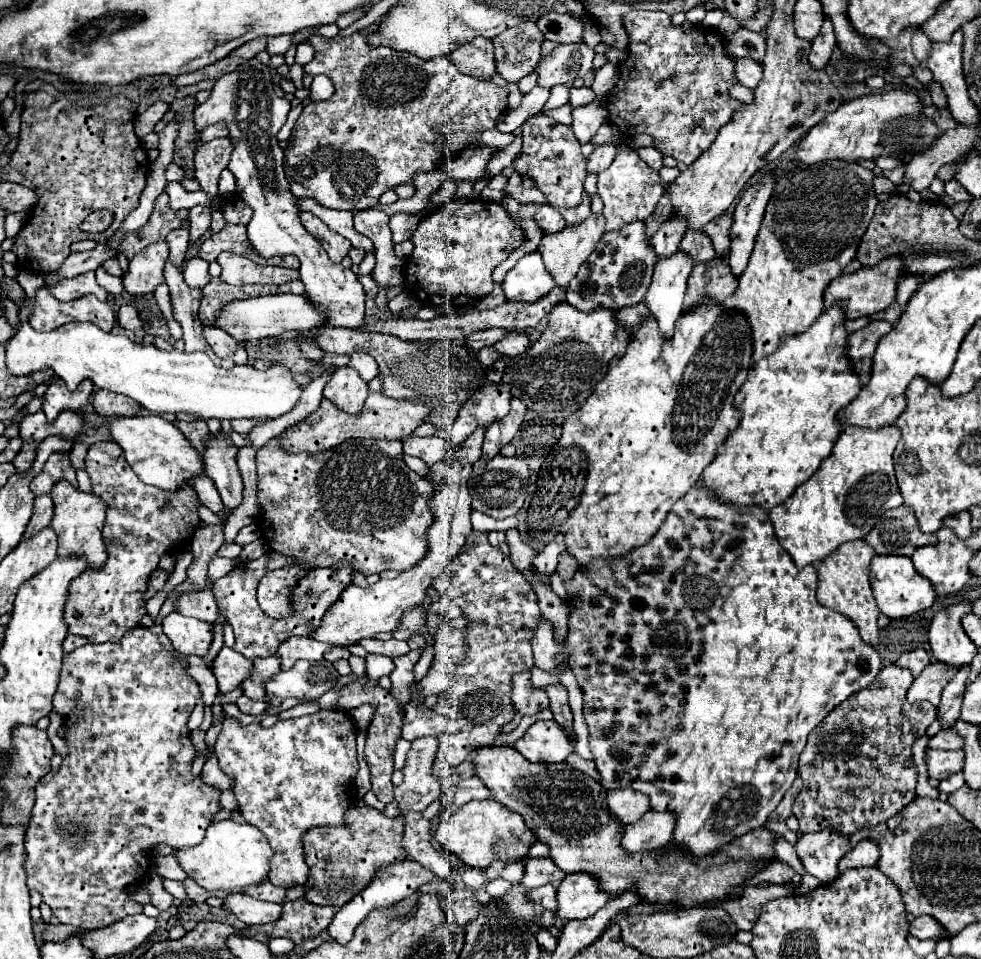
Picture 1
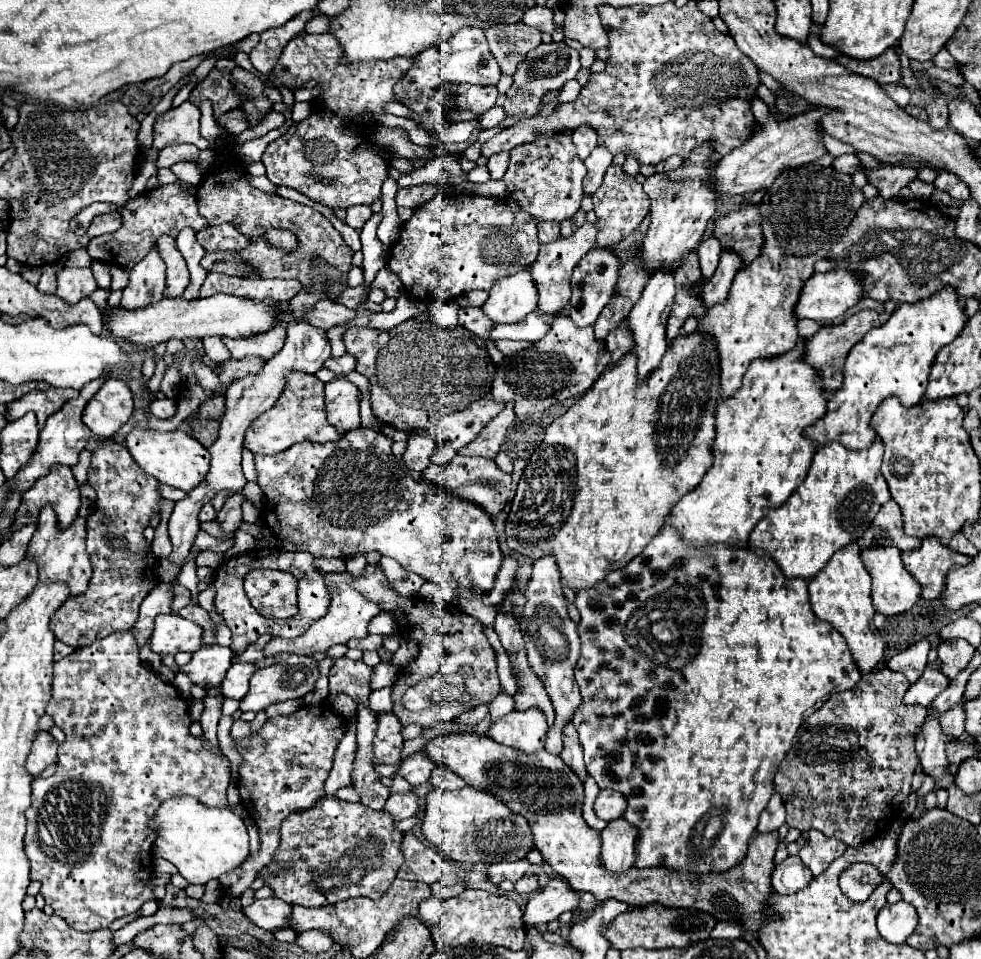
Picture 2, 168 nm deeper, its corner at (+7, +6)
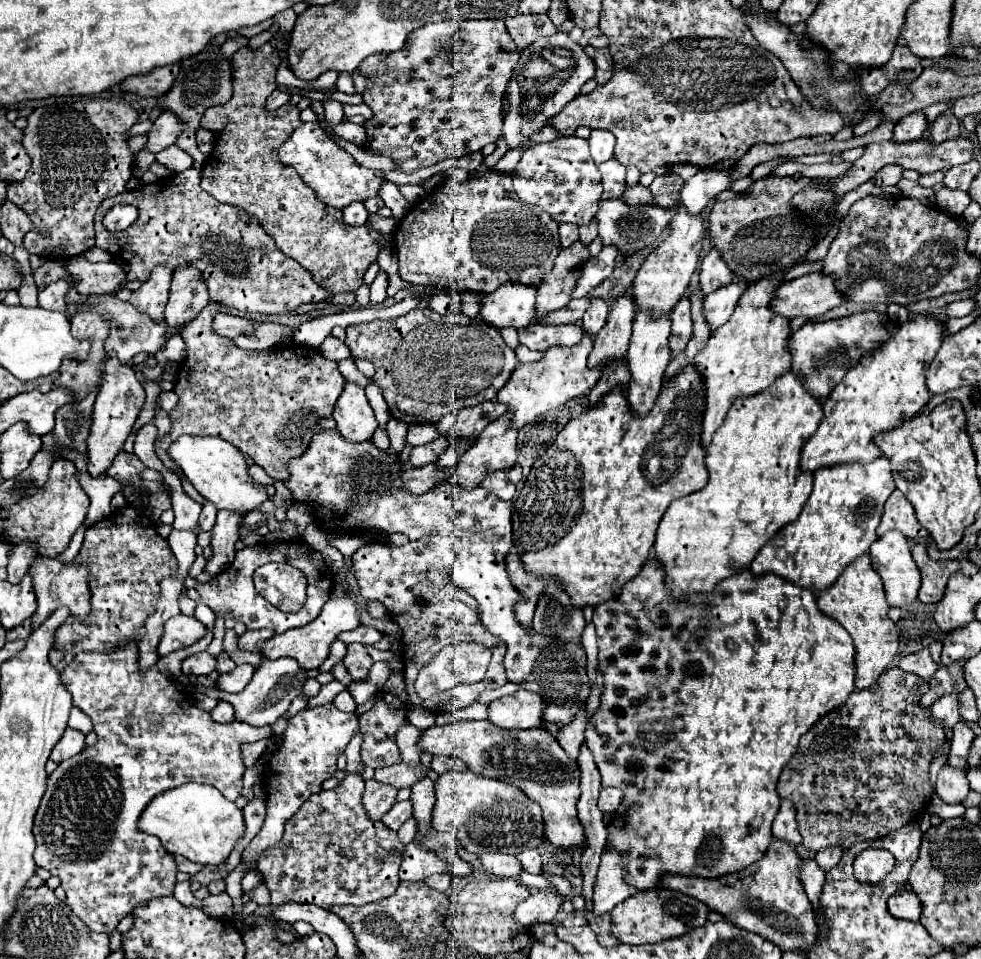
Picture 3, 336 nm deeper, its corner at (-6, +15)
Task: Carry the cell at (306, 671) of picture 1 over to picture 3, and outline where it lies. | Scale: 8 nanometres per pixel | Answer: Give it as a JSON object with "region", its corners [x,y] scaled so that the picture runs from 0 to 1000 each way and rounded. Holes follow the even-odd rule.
{"region":[[[288,685],[288,687],[280,687],[280,689],[274,689],[270,687],[266,691],[266,696],[260,700],[256,712],[252,712],[252,716],[246,721],[246,723],[240,723],[240,725],[233,725],[233,723],[225,723],[223,718],[217,718],[217,721],[209,721],[211,725],[217,725],[219,729],[221,727],[227,727],[231,733],[238,735],[240,739],[240,752],[246,752],[246,754],[252,754],[256,758],[268,758],[268,756],[278,756],[297,735],[297,731],[307,723],[307,716],[309,712],[313,710],[313,700],[307,698],[299,687],[295,685]]]}

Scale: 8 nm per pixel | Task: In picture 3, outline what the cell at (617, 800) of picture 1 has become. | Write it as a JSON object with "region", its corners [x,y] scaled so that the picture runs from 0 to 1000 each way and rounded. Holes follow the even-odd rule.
{"region":[[[617,821],[613,823],[613,829],[611,829],[611,837],[609,842],[613,844],[613,848],[627,848],[633,839],[633,833],[635,833],[635,825],[633,823],[627,823],[627,821]]]}

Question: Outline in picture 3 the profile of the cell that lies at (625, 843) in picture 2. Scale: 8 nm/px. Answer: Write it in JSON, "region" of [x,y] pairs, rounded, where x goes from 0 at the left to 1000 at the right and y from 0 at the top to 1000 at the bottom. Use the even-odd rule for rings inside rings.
{"region":[[[617,885],[604,931],[604,950],[611,954],[621,952],[629,942],[637,940],[645,931],[649,931],[649,927],[637,921],[631,889],[623,889]]]}

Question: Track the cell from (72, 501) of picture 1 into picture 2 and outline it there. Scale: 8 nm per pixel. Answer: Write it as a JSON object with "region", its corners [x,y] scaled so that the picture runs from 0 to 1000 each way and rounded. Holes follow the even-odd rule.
{"region":[[[49,526],[41,532],[41,540],[39,540],[39,551],[31,563],[29,576],[27,578],[35,578],[39,582],[39,599],[41,603],[49,603],[49,605],[63,605],[71,611],[71,619],[84,619],[92,607],[92,599],[94,599],[94,586],[92,580],[88,578],[88,540],[77,538],[73,548],[69,551],[61,551],[59,542],[57,542],[57,534],[55,530]]]}

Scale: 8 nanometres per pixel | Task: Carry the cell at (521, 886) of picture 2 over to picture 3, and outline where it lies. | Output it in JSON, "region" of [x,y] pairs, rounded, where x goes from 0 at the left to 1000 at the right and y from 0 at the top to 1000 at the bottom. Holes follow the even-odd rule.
{"region":[[[537,885],[527,892],[531,904],[539,910],[551,910],[551,892],[547,885]]]}

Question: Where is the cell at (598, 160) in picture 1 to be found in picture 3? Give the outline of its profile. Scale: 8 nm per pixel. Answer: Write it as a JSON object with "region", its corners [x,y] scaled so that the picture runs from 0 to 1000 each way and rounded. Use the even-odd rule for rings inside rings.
{"region":[[[623,166],[623,168],[617,168],[615,172],[611,172],[611,178],[615,182],[613,208],[631,208],[637,197],[637,174],[629,166]]]}

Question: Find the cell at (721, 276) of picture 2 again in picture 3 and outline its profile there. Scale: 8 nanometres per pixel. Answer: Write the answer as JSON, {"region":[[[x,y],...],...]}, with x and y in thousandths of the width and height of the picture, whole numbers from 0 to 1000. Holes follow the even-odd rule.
{"region":[[[747,289],[747,295],[739,297],[737,301],[725,306],[725,308],[719,308],[717,312],[717,331],[725,343],[725,347],[729,343],[733,343],[747,326],[753,310],[757,308],[757,301],[761,297],[757,293],[751,293],[751,289]]]}

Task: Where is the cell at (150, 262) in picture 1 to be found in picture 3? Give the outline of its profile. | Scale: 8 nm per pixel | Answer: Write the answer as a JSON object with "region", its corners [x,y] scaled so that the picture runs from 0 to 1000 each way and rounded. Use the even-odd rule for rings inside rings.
{"region":[[[162,276],[156,281],[154,289],[134,306],[131,316],[146,322],[156,335],[166,335],[166,324],[172,312],[172,297],[174,297],[174,287],[176,283]]]}

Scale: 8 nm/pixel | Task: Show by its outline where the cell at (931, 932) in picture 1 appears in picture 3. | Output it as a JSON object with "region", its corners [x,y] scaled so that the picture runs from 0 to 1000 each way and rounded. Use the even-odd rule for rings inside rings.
{"region":[[[918,927],[912,933],[908,933],[904,940],[904,948],[914,958],[937,960],[939,956],[939,940],[931,929],[925,929],[925,927]]]}

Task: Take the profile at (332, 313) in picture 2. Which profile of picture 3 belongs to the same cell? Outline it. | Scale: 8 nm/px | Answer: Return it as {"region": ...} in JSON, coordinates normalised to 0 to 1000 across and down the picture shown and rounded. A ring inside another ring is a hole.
{"region":[[[191,176],[173,187],[144,193],[113,205],[99,218],[99,258],[134,276],[129,293],[150,293],[158,276],[168,274],[172,281],[195,276],[207,285],[215,314],[254,326],[295,326],[305,318],[337,310],[337,306],[323,297],[303,272],[282,260],[278,247],[270,243],[260,226],[244,216],[223,212],[215,203],[211,203],[211,208],[205,205],[209,199],[205,197],[201,182],[201,176]],[[121,212],[140,216],[142,226],[131,239],[113,243],[103,235],[103,222]]]}

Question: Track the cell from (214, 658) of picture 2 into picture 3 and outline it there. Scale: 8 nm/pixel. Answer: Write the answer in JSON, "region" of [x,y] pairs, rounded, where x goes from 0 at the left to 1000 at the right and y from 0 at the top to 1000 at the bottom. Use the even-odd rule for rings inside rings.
{"region":[[[211,679],[193,683],[193,685],[185,691],[185,700],[187,700],[189,704],[213,704],[217,698],[219,698],[219,685],[213,683]]]}

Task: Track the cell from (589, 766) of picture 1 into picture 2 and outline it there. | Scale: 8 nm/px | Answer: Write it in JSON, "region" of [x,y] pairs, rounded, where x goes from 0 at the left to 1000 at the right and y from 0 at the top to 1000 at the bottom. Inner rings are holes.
{"region":[[[552,580],[544,584],[544,594],[534,619],[538,628],[534,632],[530,657],[536,669],[538,690],[546,701],[546,705],[550,707],[550,711],[557,715],[557,722],[567,742],[567,753],[559,763],[557,782],[563,786],[571,786],[573,784],[571,765],[575,761],[575,755],[583,751],[583,745],[593,728],[585,709],[585,694],[591,684],[591,665],[587,659],[587,651],[581,647],[577,638],[577,626],[571,615],[571,596],[569,596],[569,588],[565,586],[565,580]]]}

